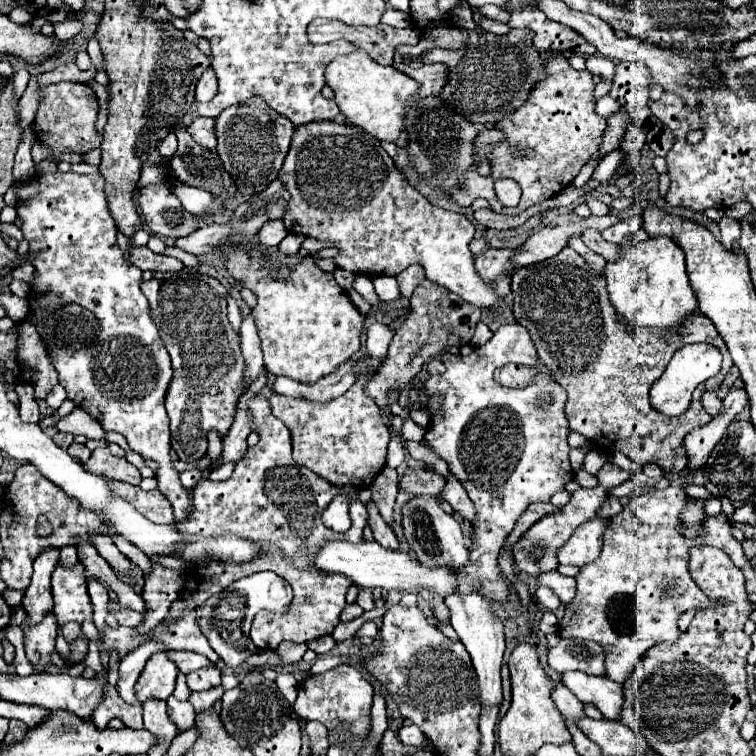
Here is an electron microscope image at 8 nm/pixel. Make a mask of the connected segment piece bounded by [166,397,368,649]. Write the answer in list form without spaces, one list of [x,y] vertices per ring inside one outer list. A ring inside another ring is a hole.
[[[254,397],[250,401],[250,411],[254,415],[254,427],[260,435],[260,441],[254,447],[248,447],[246,455],[236,463],[236,469],[230,479],[226,481],[212,481],[202,479],[194,491],[192,491],[192,507],[190,519],[184,523],[178,523],[178,531],[200,533],[200,535],[224,535],[224,533],[236,533],[246,539],[254,539],[256,543],[262,543],[268,553],[262,555],[262,559],[256,559],[254,563],[242,565],[242,567],[230,567],[224,563],[210,563],[210,567],[194,567],[186,575],[186,587],[182,591],[182,599],[174,603],[166,619],[178,619],[180,611],[184,609],[196,609],[202,605],[210,595],[216,595],[230,587],[236,579],[242,579],[244,575],[256,573],[256,571],[274,571],[276,575],[284,577],[292,589],[294,599],[286,613],[276,611],[260,611],[254,617],[250,639],[258,649],[276,649],[282,641],[294,641],[294,643],[308,643],[312,639],[318,639],[322,635],[330,635],[334,627],[340,621],[340,613],[346,605],[346,589],[350,585],[350,579],[344,575],[322,575],[318,569],[310,567],[306,563],[306,555],[298,555],[298,543],[324,543],[326,539],[338,539],[338,533],[324,527],[322,513],[332,501],[332,497],[338,491],[352,493],[350,501],[350,519],[352,527],[342,533],[344,539],[350,539],[352,543],[362,541],[362,529],[368,521],[366,507],[356,499],[354,489],[336,487],[330,481],[322,479],[314,471],[298,465],[292,459],[292,445],[290,445],[290,429],[272,415],[270,405],[264,397]],[[310,593],[312,601],[306,603],[304,595]]]

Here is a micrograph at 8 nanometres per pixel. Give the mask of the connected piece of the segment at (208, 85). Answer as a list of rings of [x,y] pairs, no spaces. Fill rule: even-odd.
[[[206,69],[204,75],[200,77],[198,85],[196,85],[196,101],[210,101],[218,91],[218,81],[214,79],[214,71]]]

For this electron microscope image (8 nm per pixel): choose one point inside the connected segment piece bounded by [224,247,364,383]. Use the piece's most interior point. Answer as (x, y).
(308, 326)

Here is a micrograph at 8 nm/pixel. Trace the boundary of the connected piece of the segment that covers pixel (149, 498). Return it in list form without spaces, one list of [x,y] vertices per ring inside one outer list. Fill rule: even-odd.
[[[108,481],[114,495],[120,495],[128,499],[140,513],[144,513],[146,519],[154,523],[174,523],[170,501],[158,491],[142,491],[140,487],[122,483],[122,481]]]

